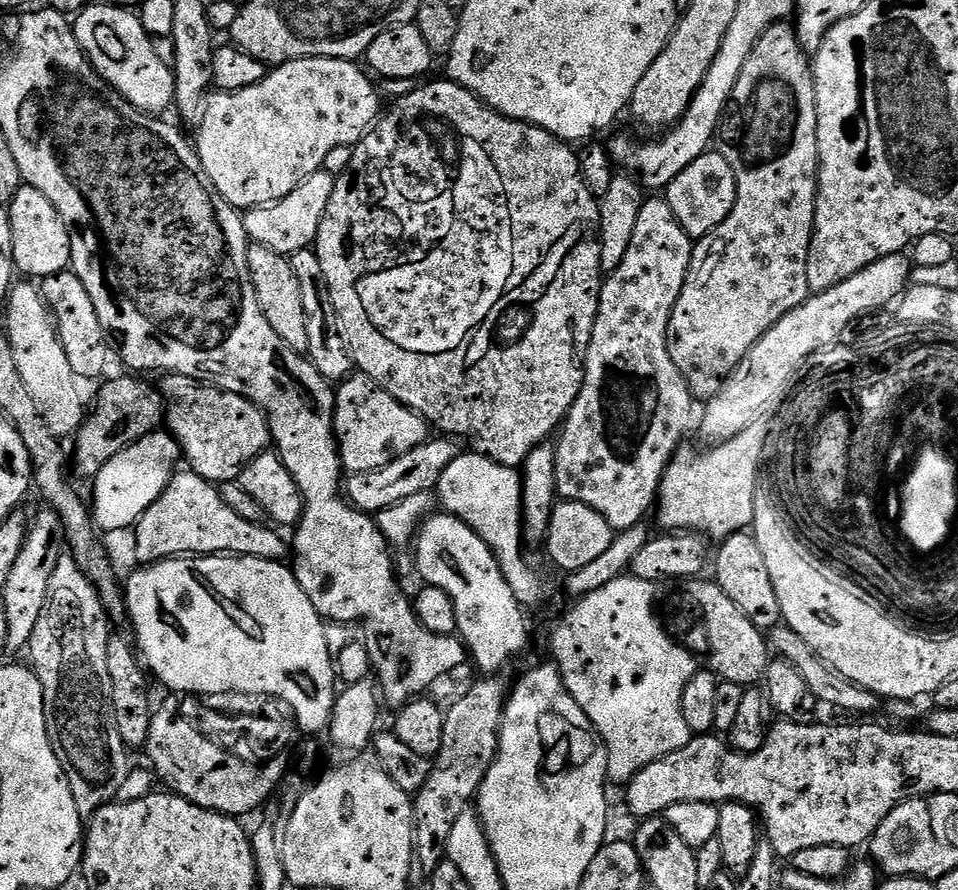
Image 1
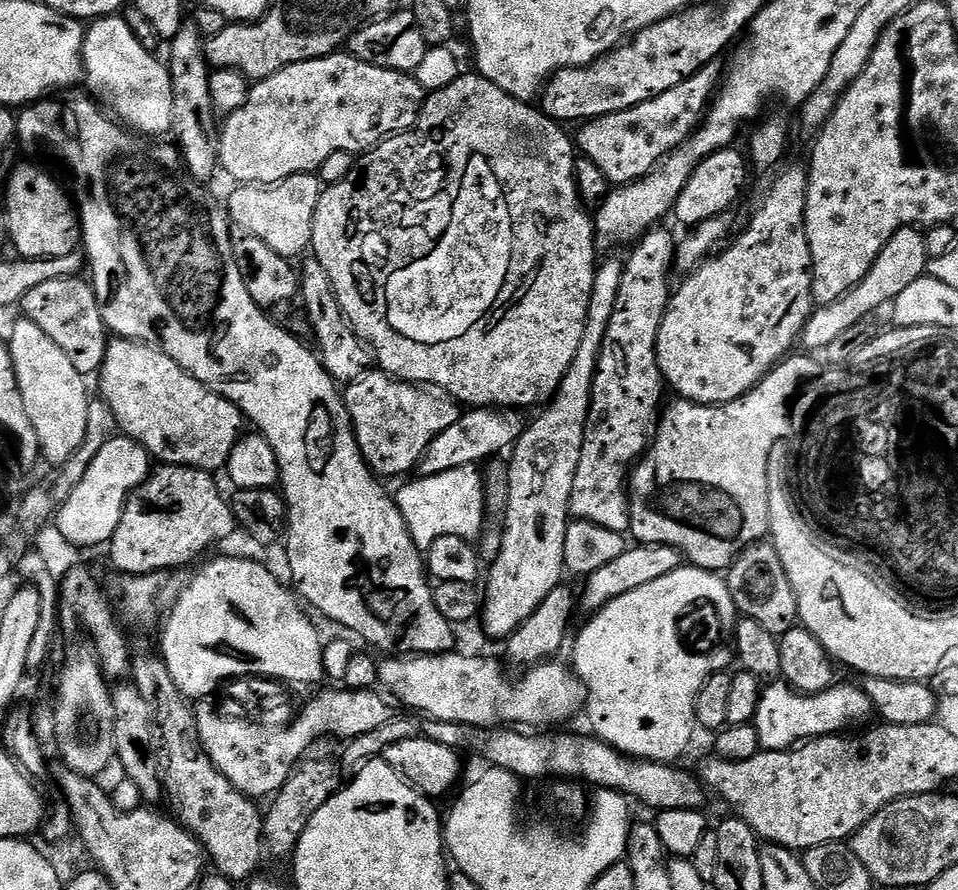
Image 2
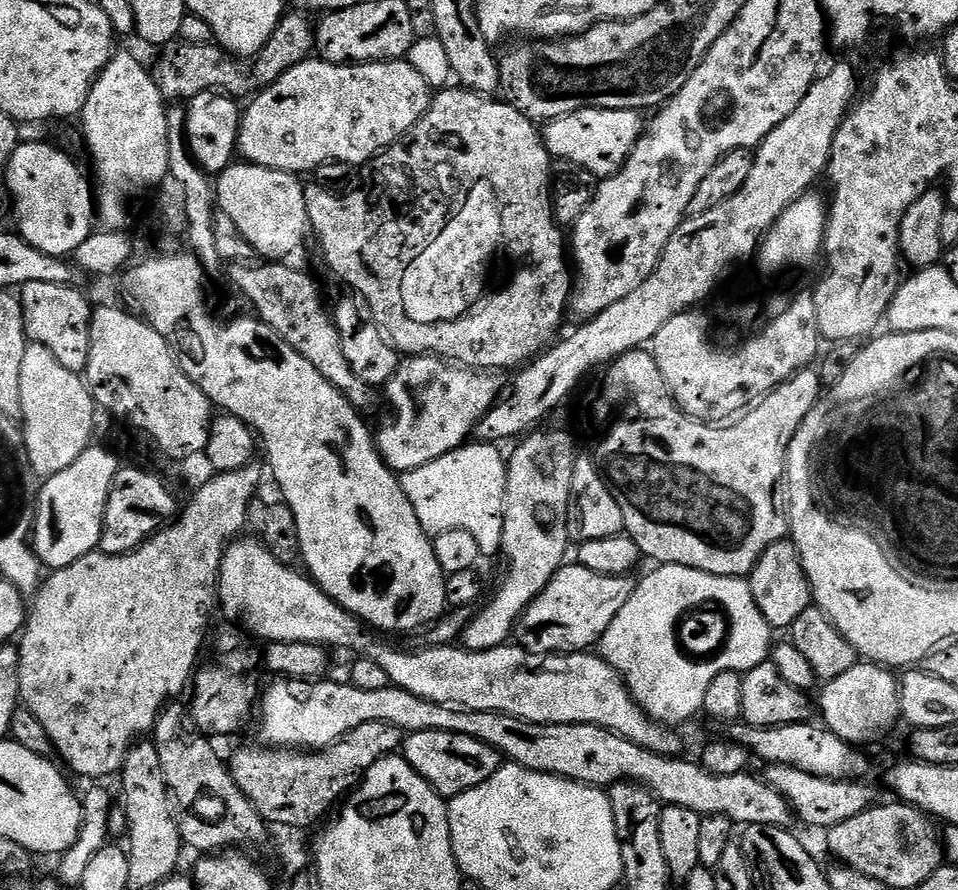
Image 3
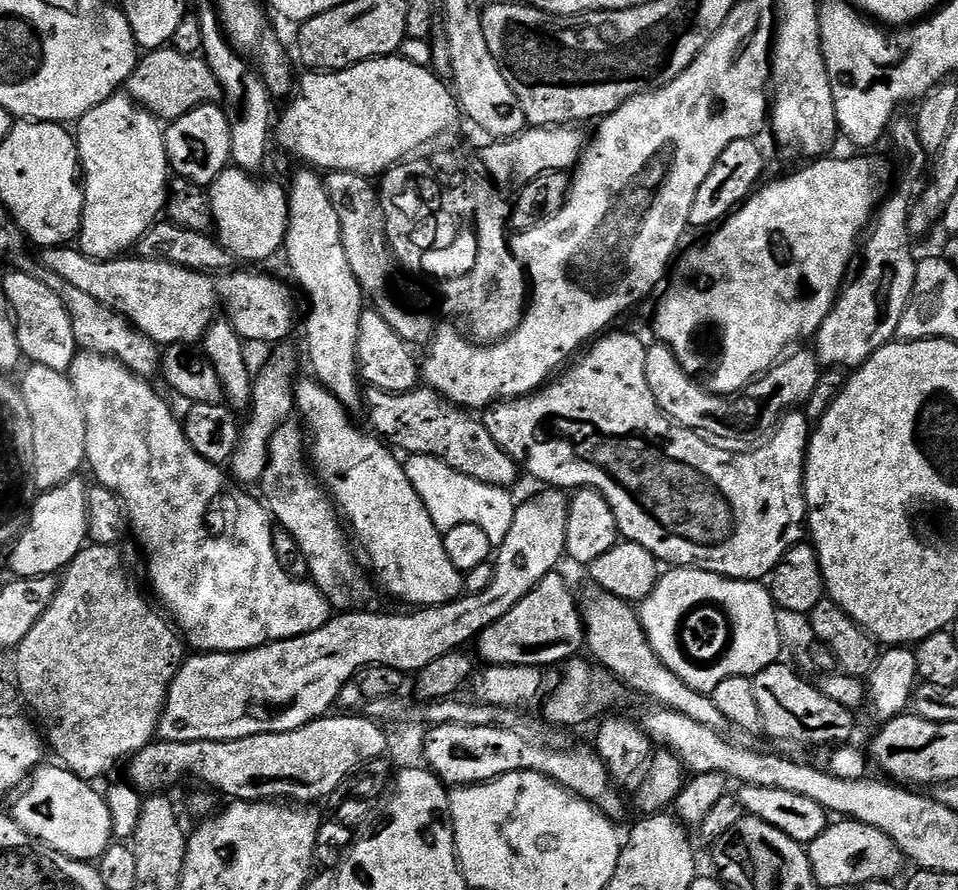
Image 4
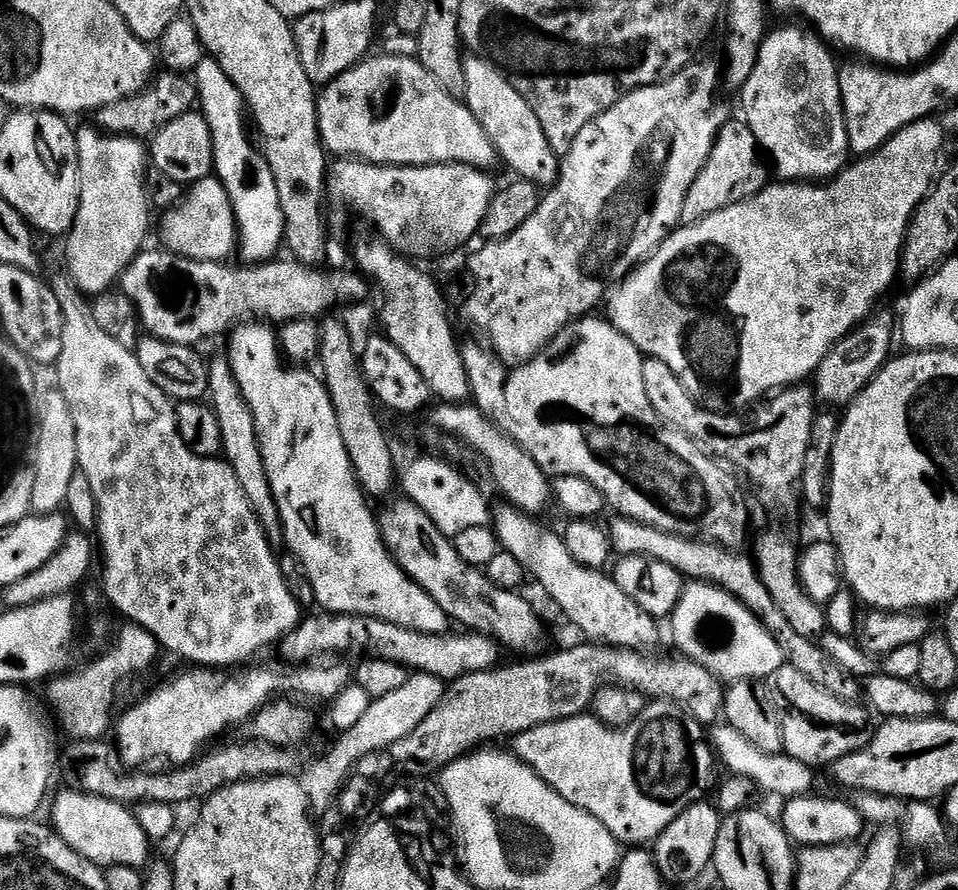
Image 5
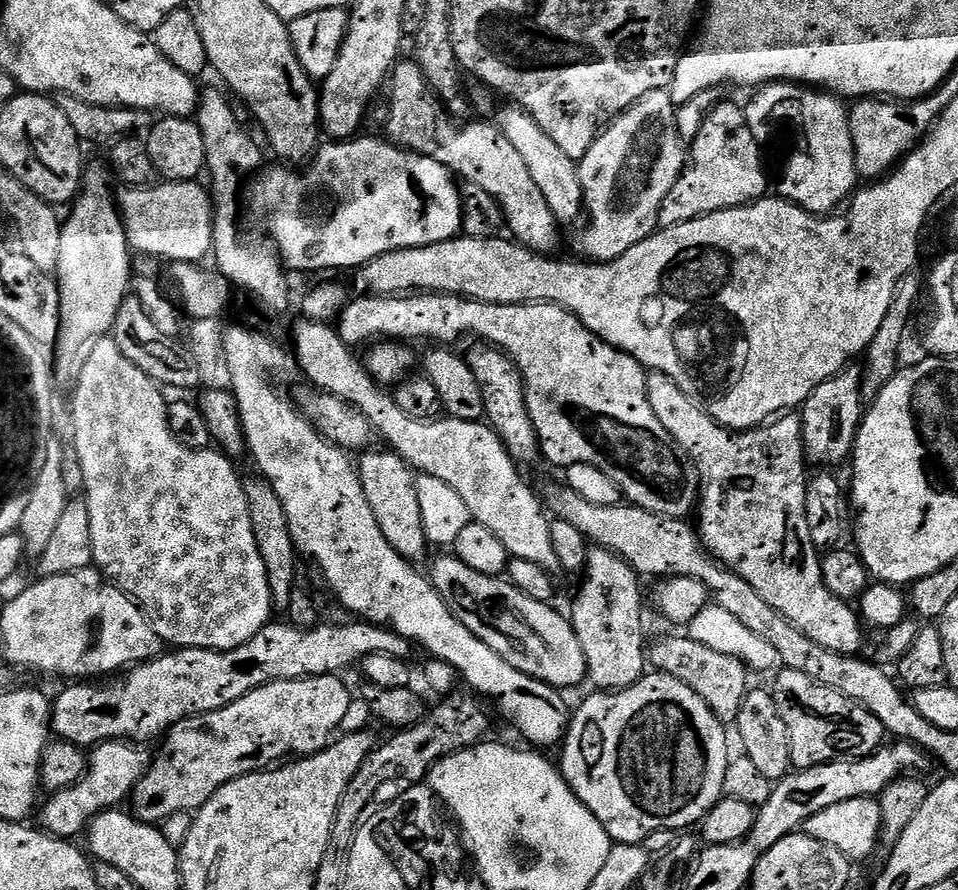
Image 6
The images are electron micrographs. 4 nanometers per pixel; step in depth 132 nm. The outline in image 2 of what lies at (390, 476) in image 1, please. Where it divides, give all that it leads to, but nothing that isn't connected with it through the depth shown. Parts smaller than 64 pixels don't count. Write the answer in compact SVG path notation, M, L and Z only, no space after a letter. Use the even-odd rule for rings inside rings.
M472 408L465 411L458 418L458 422L454 422L454 426L442 430L442 434L438 434L434 442L430 442L430 446L420 458L419 475L442 474L446 470L456 470L467 464L480 466L507 453L520 439L526 427L526 420L520 416L523 415L519 411L503 408Z

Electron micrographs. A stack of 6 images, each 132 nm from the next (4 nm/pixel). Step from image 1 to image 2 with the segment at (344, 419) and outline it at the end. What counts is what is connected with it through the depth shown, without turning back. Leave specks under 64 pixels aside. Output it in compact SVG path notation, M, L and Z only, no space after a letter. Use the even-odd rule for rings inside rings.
M370 370L353 384L347 385L342 395L360 453L380 478L400 476L411 468L413 471L430 442L434 442L442 430L454 426L462 414L457 401L415 384L405 384L379 370Z

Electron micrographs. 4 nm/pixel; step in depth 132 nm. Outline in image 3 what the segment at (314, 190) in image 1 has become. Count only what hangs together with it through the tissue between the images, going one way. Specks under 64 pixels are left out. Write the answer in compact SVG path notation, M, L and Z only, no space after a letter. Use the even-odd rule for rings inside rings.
M233 162L224 172L215 177L214 187L219 211L230 214L230 219L238 226L238 234L242 234L242 238L250 242L253 253L265 261L283 261L291 252L298 251L304 235L309 235L310 225L304 197L305 185L300 184L300 180L299 175L247 162Z

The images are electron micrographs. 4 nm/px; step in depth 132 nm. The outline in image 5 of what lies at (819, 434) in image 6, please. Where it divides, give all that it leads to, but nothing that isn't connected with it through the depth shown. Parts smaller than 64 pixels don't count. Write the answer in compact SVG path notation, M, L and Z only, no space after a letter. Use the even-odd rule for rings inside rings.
M877 311L875 315L864 321L858 328L852 329L849 336L844 336L822 358L818 370L814 374L814 396L821 405L832 410L840 410L852 403L858 393L884 369L890 359L892 336L894 340L894 324L888 321L884 312Z

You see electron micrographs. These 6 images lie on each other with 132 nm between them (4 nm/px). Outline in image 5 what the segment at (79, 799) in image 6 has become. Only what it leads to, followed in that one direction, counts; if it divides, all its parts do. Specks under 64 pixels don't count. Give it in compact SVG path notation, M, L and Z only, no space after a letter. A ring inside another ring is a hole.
M312 662L307 666L288 666L285 669L264 664L261 668L244 666L229 672L193 667L188 670L192 672L184 672L166 681L161 688L154 689L129 712L119 713L114 724L114 748L119 762L128 770L147 769L160 759L164 759L168 766L183 766L197 759L199 748L207 740L222 735L231 724L251 721L274 698L287 694L304 702L330 702L350 683L350 668L344 664L328 663L332 662Z

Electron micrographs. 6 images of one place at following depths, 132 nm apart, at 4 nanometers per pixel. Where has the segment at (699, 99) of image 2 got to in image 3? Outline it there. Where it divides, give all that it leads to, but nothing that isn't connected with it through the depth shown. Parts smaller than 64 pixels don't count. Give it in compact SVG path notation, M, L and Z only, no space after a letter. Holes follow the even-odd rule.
M583 108L547 121L543 125L542 135L548 153L557 161L569 160L597 178L613 176L625 164L640 141L646 127L646 120L636 110L602 110L601 108Z

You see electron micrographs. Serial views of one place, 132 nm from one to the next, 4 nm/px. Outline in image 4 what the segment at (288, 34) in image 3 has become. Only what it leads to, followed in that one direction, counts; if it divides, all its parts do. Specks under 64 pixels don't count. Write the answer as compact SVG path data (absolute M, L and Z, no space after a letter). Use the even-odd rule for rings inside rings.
M171 46L153 48L139 57L138 66L128 79L126 92L161 122L182 118L198 106L217 103L222 96L218 78L214 78L214 70L210 70L203 55L187 56Z

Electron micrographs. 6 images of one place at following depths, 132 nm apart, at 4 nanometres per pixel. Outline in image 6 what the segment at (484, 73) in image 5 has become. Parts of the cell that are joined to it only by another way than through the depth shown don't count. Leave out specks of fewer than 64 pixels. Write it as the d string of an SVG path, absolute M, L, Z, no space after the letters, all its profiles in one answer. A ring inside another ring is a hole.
M519 106L508 107L512 108L506 109L501 114L500 120L498 119L500 131L506 134L506 138L510 138L514 150L522 154L522 162L526 162L526 170L530 170L530 178L534 178L538 190L542 190L542 195L546 198L552 213L556 215L557 221L564 226L574 223L586 212L577 161L572 160L570 154L564 153L558 147L558 142L554 142L554 138L550 138L550 134L546 134L546 130L538 126L538 122L534 122L534 118L526 109Z

